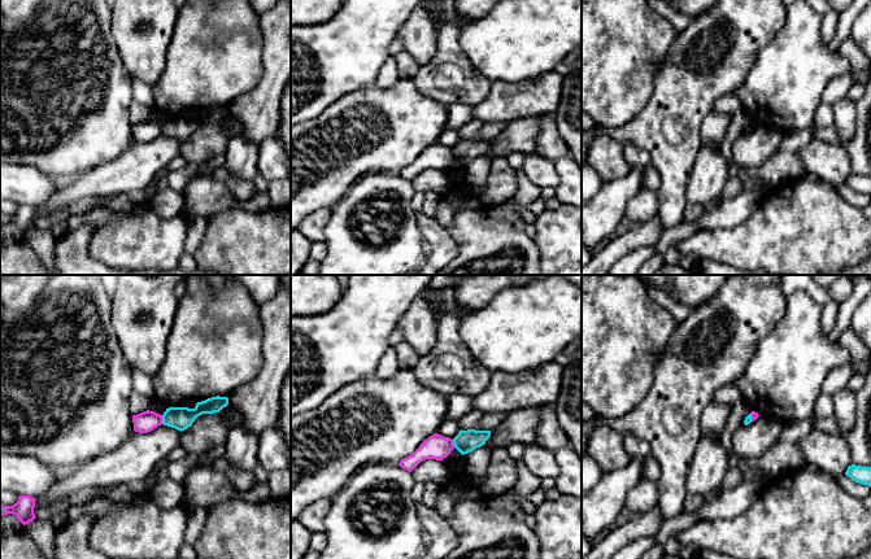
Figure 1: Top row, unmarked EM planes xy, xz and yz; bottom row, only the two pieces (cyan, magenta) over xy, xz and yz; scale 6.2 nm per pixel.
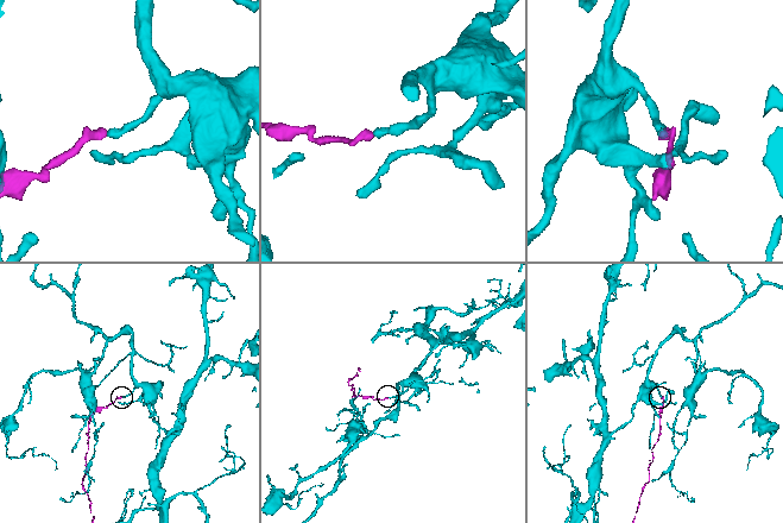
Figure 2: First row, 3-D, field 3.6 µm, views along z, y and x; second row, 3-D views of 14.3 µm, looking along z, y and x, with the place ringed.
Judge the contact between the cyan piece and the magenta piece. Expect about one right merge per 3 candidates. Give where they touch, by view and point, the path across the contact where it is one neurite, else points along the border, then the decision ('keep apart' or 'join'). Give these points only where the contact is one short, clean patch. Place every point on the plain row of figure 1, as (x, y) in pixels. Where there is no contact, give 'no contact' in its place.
xy (162, 129) | along xy (161, 125), (162, 132) | keep apart

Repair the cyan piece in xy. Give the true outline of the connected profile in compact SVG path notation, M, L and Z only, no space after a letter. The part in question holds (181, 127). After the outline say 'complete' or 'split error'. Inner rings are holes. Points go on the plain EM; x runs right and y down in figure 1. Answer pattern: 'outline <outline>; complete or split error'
outline M212 106L205 110L197 112L193 118L188 117L169 117L162 125L162 134L184 140L192 135L195 128L202 123L219 122L228 114L227 106Z; complete

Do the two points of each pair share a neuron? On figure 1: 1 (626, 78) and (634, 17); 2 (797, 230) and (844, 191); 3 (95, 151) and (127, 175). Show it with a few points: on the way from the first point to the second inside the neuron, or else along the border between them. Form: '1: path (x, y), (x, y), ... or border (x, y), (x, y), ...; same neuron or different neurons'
1: path (626, 62), (626, 33); same neuron
2: border (832, 187), (857, 208); different neurons
3: border (134, 143), (113, 158), (95, 165), (81, 174); different neurons

